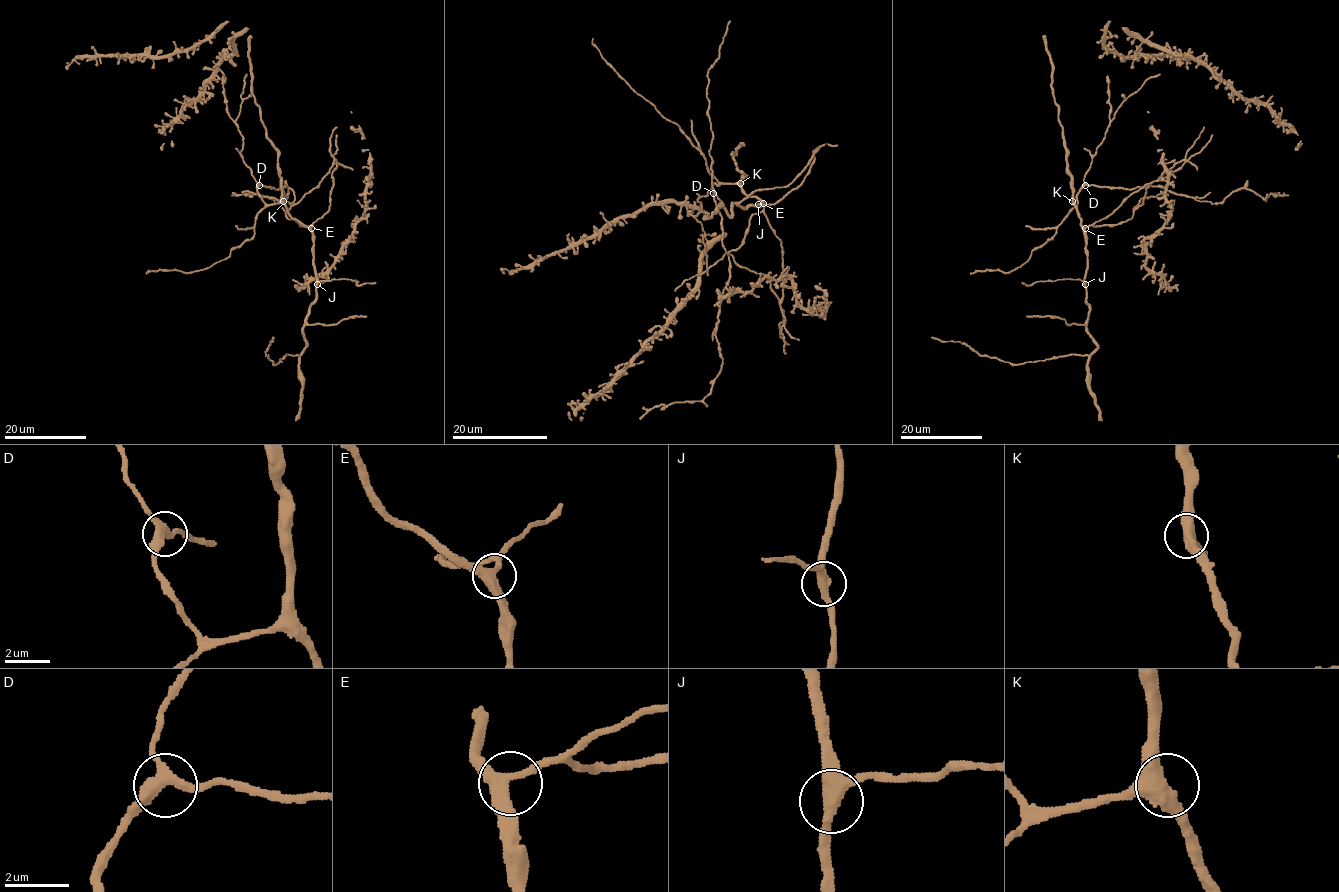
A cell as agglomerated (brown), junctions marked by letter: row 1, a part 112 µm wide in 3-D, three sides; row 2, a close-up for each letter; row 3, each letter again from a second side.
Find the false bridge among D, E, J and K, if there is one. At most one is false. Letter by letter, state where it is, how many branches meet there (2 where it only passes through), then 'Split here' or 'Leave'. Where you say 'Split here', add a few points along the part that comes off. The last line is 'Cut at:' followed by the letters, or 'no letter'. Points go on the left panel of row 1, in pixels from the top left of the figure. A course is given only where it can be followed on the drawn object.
D: Place: (259, 185). Branches: 3. Leave
E: Place: (311, 228). Branches: 3. Leave
J: Place: (317, 284). Branches: 3. Leave
K: Place: (283, 201). Branches: 3. Leave
Cut at: no letter

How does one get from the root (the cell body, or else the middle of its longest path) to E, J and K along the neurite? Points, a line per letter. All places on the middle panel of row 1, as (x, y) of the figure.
E: (711, 190), (713, 183), (738, 184), (746, 195), (756, 196), (763, 203)
J: (711, 190), (713, 183), (738, 184), (746, 195), (757, 196), (763, 204), (757, 207), (759, 204)
K: (711, 190), (713, 183), (740, 183)

